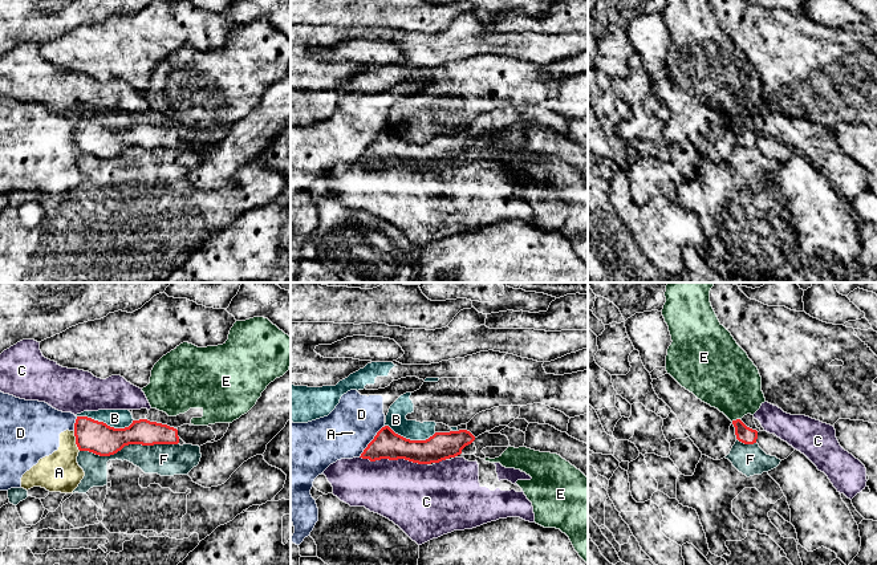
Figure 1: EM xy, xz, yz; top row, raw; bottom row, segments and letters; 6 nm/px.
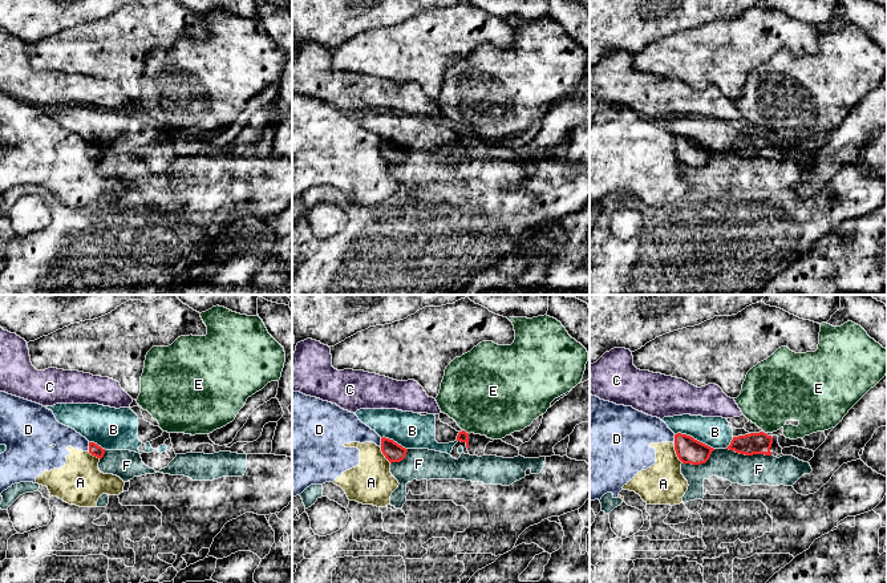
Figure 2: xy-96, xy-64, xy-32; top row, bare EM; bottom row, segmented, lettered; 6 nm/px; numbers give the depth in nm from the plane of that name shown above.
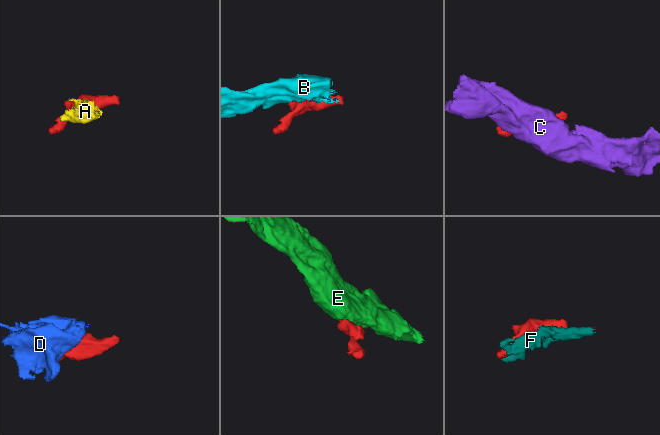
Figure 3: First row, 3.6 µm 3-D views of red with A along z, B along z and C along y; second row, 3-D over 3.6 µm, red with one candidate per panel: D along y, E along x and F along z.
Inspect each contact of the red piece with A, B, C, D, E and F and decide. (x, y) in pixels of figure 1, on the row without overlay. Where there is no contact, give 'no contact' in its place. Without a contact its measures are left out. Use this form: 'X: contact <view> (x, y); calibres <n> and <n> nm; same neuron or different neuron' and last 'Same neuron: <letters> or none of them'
A: contact xy (76, 143); calibres 190 and 240 nm; different neuron
B: contact xy (105, 126); calibres 190 and 110 nm; different neuron
C: contact xz (394, 162); calibres 180 and 400 nm; different neuron
D: contact xz (372, 143); calibres 180 and 260 nm; different neuron
E: contact yz (737, 122); calibres 100 and 380 nm; different neuron
F: contact xy (128, 147); calibres 190 and 190 nm; different neuron
Same neuron: none of them

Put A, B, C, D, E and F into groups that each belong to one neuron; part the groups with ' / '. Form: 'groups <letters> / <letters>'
groups A D / B / C / E / F

